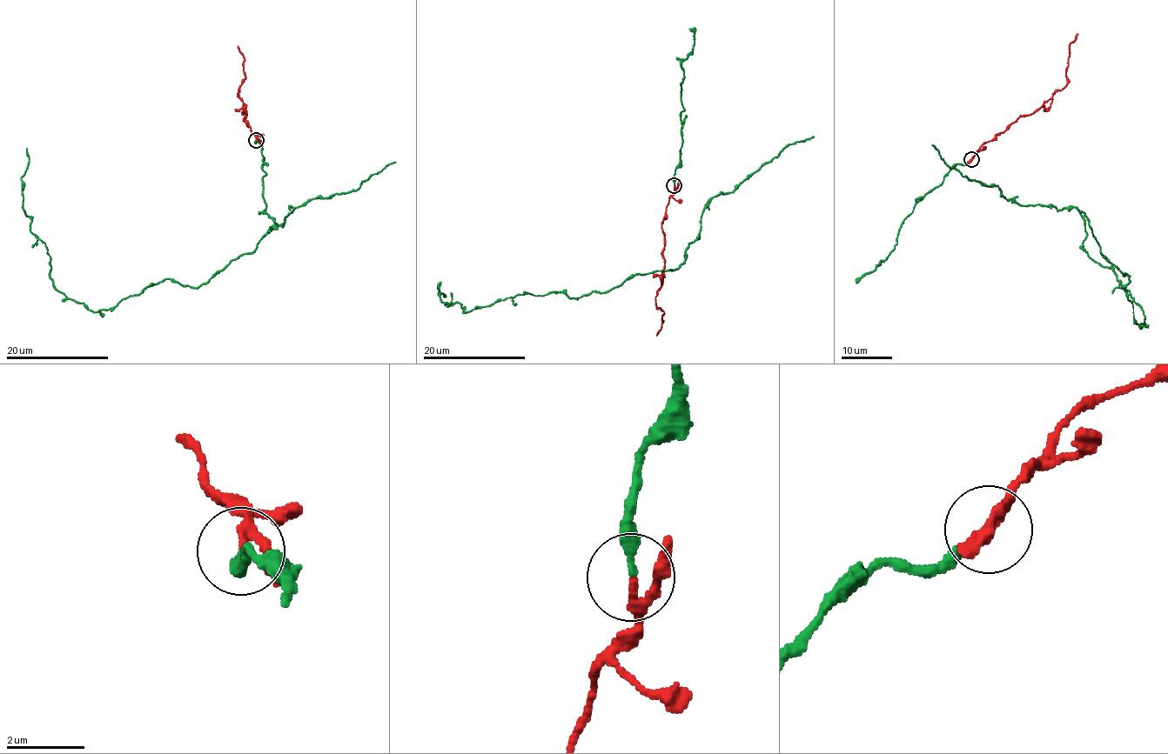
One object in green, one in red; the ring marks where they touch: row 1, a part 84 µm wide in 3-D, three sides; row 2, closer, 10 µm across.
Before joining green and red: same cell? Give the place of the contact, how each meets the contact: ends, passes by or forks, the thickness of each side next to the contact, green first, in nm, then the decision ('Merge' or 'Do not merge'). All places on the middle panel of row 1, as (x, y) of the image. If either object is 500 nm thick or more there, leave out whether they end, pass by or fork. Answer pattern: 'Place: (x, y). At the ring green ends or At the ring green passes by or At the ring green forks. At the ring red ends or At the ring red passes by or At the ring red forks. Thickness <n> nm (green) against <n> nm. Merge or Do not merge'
Place: (674, 185). At the ring green ends. At the ring red passes by. Thickness 200 nm (green) against 160 nm. Merge

